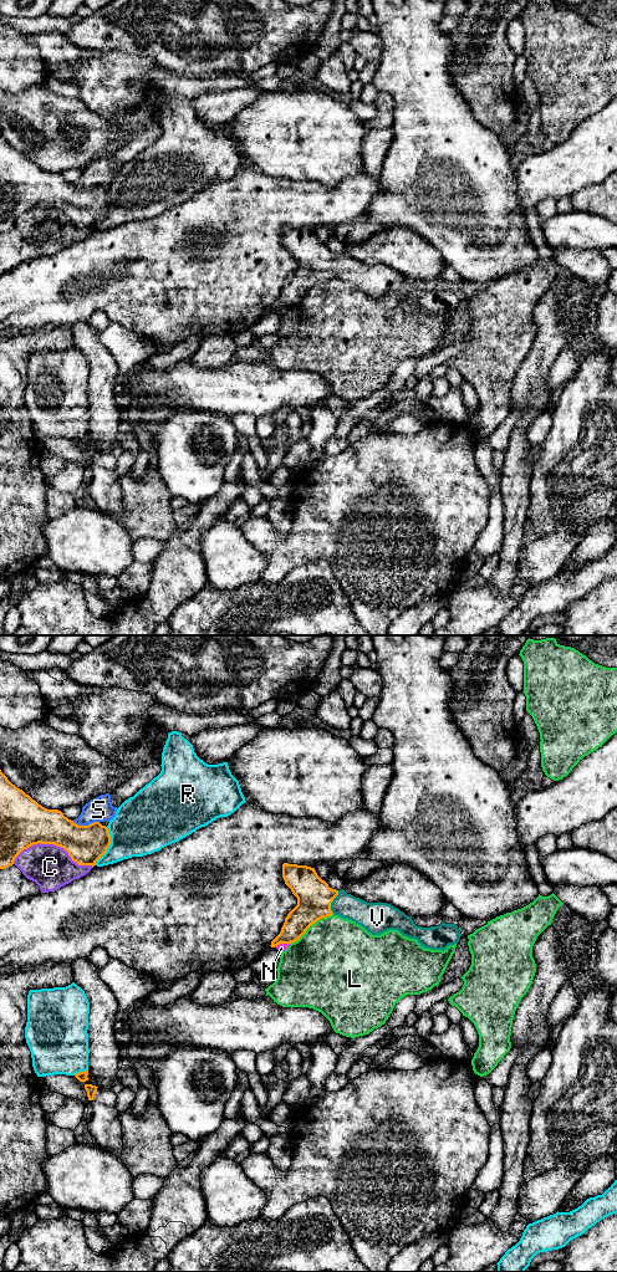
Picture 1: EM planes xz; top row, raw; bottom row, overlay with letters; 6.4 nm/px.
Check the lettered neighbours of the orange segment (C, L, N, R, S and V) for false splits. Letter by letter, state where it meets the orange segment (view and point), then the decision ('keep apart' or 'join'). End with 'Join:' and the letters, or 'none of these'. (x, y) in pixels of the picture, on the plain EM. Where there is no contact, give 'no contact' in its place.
C: xz (52, 207) | keep apart
L: xz (311, 287) | keep apart
N: xz (281, 306) | keep apart
R: xz (108, 209) | keep apart
S: xz (85, 189) | keep apart
V: xz (331, 265) | join
Join: V

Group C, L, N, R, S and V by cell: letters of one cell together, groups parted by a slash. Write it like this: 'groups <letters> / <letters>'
groups C / L / N / R / S / V

